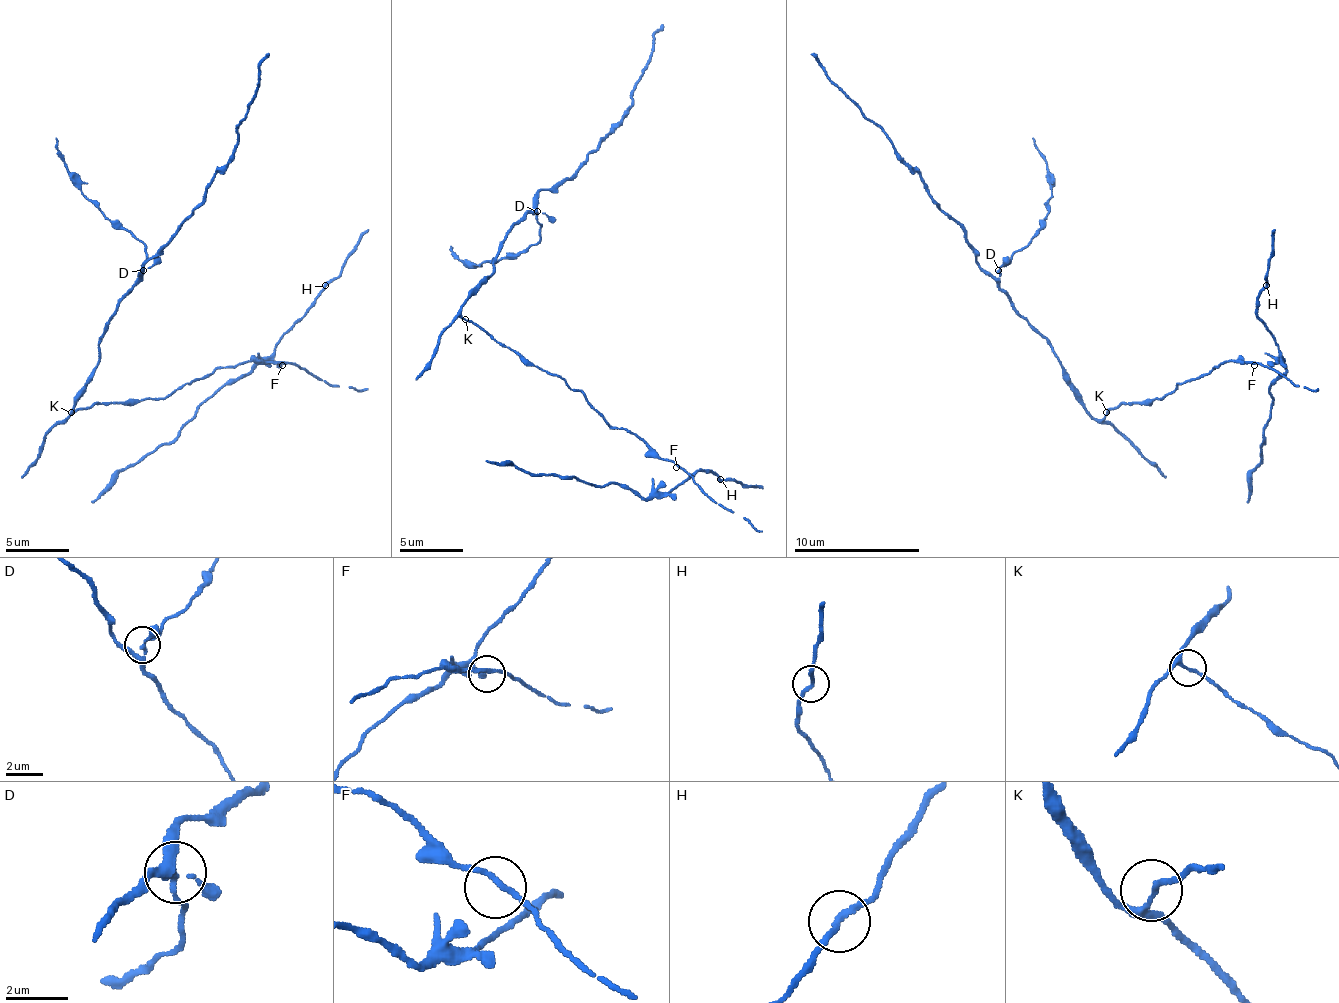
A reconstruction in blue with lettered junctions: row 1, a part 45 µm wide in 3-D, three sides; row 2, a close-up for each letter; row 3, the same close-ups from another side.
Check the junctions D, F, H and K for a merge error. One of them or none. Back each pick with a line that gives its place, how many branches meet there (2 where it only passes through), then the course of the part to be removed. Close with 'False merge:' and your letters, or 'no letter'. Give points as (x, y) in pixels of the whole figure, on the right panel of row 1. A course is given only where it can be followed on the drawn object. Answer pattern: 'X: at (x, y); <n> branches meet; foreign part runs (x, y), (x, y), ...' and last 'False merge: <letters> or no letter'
D: at (998, 270); 4 branches meet; foreign part runs (999, 270), (1024, 248), (1049, 211), (1052, 176), (1033, 138)
False merge: D

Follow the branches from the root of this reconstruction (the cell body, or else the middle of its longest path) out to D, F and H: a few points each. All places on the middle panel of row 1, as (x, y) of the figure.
D: (469, 322), (462, 316), (462, 307), (494, 272), (494, 256), (500, 240), (528, 212), (538, 212)
F: (469, 322), (481, 326), (532, 363), (557, 373), (613, 426), (635, 433), (676, 467)
H: (469, 322), (557, 373), (613, 426), (635, 433), (667, 458), (676, 467), (661, 492), (698, 470), (720, 480)

